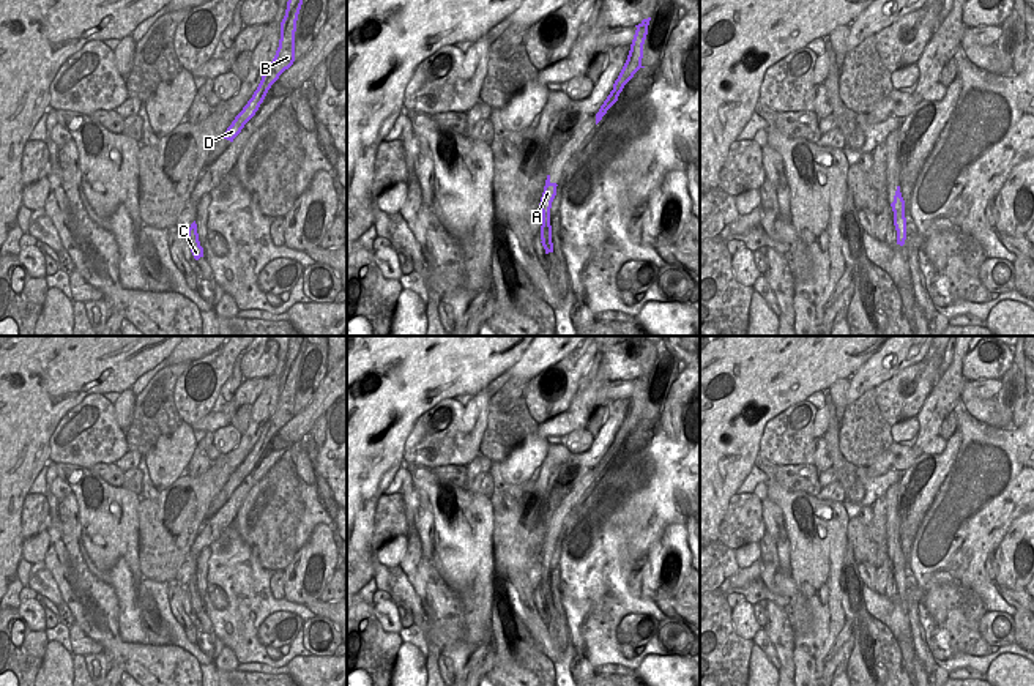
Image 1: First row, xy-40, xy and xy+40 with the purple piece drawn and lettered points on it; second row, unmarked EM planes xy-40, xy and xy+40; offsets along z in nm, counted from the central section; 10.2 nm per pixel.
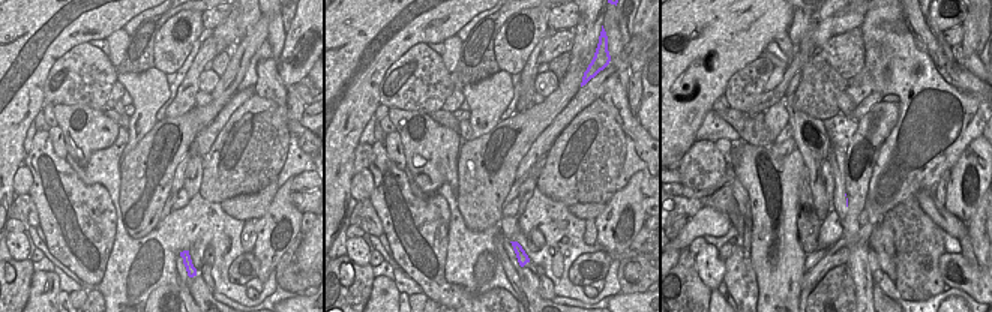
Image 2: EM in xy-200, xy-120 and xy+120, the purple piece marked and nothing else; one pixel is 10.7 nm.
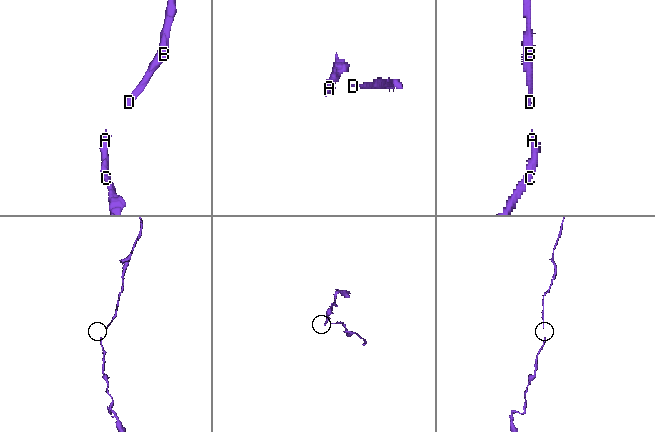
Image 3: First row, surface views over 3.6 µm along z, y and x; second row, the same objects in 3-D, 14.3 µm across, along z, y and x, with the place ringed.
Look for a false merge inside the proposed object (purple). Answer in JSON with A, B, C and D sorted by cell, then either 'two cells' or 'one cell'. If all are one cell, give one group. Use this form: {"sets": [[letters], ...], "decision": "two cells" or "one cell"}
{"sets": [["A", "B", "C", "D"]], "decision": "one cell"}

